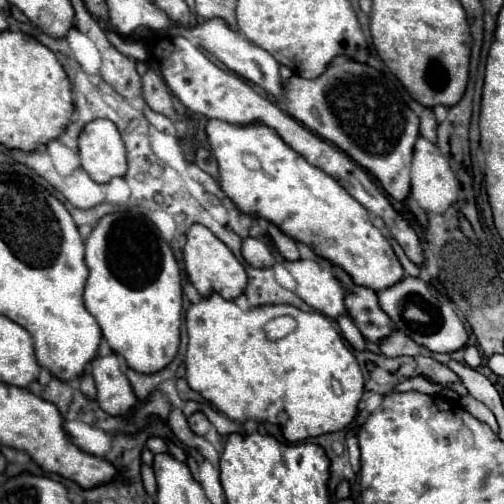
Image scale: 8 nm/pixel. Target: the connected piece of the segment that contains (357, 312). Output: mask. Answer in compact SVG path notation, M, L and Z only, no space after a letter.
M336 269L336 275L340 277L340 281L344 281L344 285L348 285L348 289L352 289L352 293L348 295L346 307L350 311L354 323L362 331L362 335L368 341L380 341L382 337L390 335L390 331L392 331L390 317L380 309L376 293L372 289L354 285L352 279L340 269Z

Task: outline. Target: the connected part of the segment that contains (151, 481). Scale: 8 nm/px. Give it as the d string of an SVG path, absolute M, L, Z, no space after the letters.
M142 463L142 483L144 483L144 489L154 495L156 493L156 479L154 479L154 471L150 465Z

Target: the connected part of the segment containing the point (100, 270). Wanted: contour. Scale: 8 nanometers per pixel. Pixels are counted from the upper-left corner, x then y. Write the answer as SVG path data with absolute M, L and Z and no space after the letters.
M114 211L114 213L108 213L108 215L104 215L104 217L96 223L96 227L92 229L92 233L88 235L84 261L86 261L86 267L88 267L88 271L90 271L88 281L86 281L86 287L84 287L84 305L86 305L86 309L96 317L96 321L98 321L98 325L100 325L100 329L102 329L102 335L104 335L104 339L108 341L110 349L112 349L114 353L122 355L122 357L126 359L128 367L132 367L132 369L136 369L136 371L140 371L140 373L156 373L156 371L164 369L164 367L174 359L174 355L176 355L176 351L178 351L178 345L180 345L182 285L180 285L180 269L178 269L178 263L176 263L176 259L174 259L174 253L172 253L168 241L160 235L158 227L156 227L148 217L144 217L142 213L136 213L136 211Z

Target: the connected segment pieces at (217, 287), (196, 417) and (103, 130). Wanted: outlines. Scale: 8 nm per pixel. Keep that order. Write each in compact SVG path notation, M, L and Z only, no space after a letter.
M196 223L186 233L186 245L184 245L184 267L188 273L188 279L198 289L202 297L208 297L210 293L220 293L224 299L236 299L246 289L246 271L244 265L234 257L234 253L204 225Z
M196 411L192 417L188 417L188 425L196 435L206 435L208 429L212 427L212 423L206 419L206 415L202 411Z
M94 119L84 125L78 137L78 155L82 167L96 183L108 183L112 177L124 177L127 171L122 137L116 125L108 119Z

